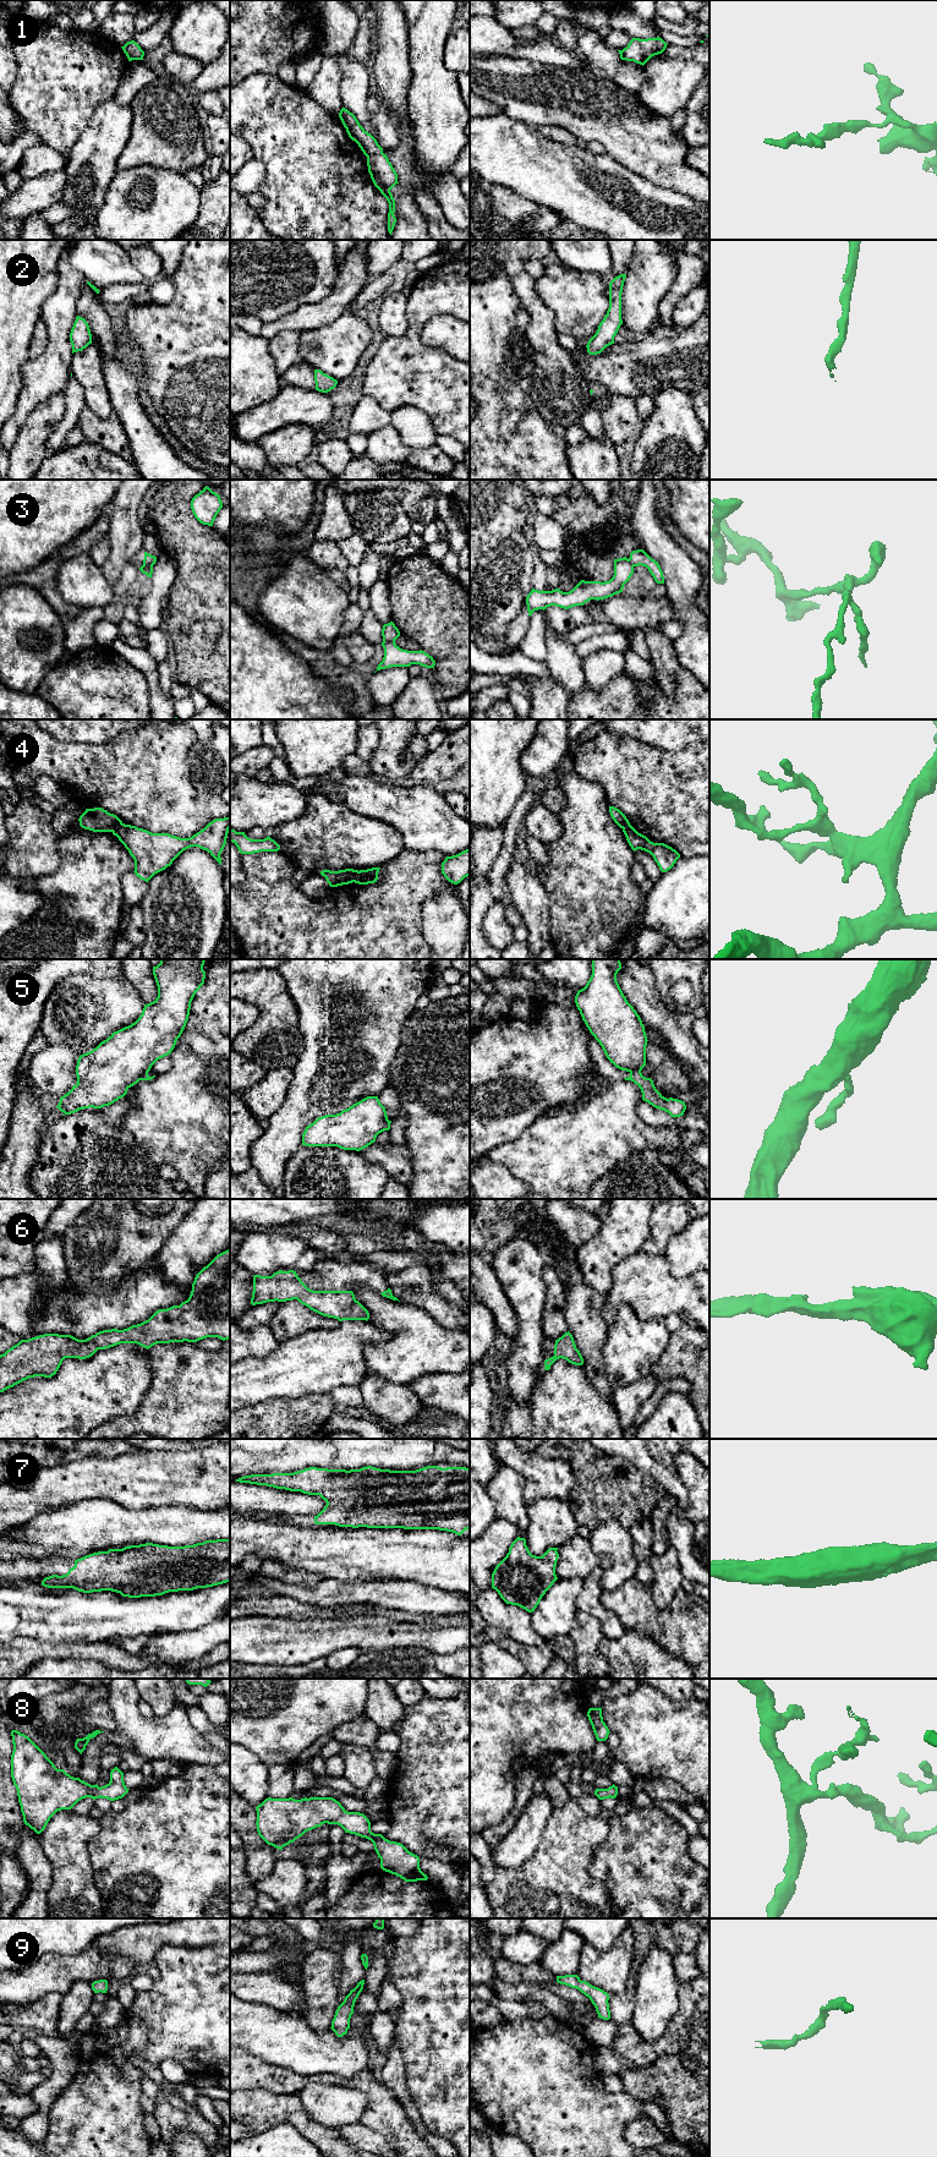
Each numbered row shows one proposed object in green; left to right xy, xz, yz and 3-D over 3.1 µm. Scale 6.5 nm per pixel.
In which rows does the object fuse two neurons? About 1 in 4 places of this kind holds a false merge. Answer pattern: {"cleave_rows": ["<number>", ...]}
{"cleave_rows": ["3", "4", "5"]}

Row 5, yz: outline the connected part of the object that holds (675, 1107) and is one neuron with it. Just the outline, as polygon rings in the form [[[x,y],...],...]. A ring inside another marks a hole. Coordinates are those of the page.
[[[631,1071],[630,1075],[624,1079],[634,1082],[641,1089],[642,1100],[653,1107],[668,1112],[674,1118],[684,1115],[686,1110],[685,1102],[673,1097],[664,1097],[656,1089],[653,1080],[651,1078],[643,1077],[641,1071]]]

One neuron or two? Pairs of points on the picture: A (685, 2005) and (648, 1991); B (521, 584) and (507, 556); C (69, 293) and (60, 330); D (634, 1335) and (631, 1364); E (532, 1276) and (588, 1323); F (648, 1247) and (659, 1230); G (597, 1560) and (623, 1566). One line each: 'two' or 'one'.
A: two
B: one
C: one
D: one
E: two
F: one
G: two

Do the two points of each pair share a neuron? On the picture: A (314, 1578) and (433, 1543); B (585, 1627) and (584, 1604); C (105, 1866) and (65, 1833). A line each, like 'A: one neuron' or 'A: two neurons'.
A: two neurons
B: two neurons
C: two neurons

